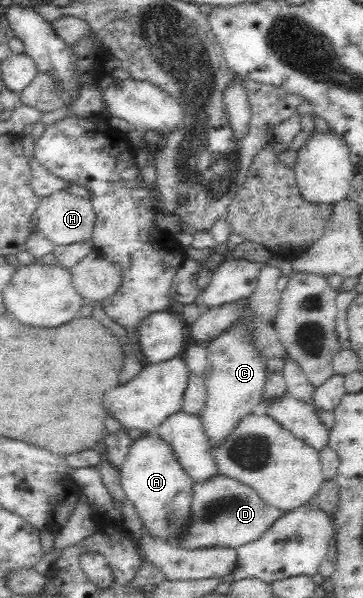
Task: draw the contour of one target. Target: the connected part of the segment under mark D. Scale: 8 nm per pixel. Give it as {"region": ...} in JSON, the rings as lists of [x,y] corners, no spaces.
{"region":[[[223,474],[209,476],[205,482],[193,484],[191,498],[191,525],[186,536],[175,546],[185,549],[237,547],[259,539],[279,518],[282,511],[269,506],[250,486]]]}

